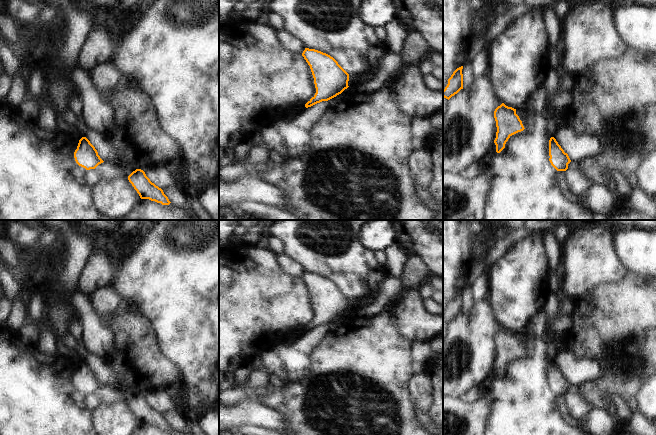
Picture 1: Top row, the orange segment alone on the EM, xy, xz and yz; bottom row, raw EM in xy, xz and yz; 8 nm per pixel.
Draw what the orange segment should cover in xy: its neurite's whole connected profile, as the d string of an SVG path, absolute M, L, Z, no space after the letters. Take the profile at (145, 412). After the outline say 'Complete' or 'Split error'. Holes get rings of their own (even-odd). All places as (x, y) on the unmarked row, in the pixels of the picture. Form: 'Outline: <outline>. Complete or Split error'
Outline: M136 393L128 400L128 404L141 423L149 423L162 429L171 427L163 414L152 407L143 394Z. Complete

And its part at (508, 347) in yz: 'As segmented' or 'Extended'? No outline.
As segmented

